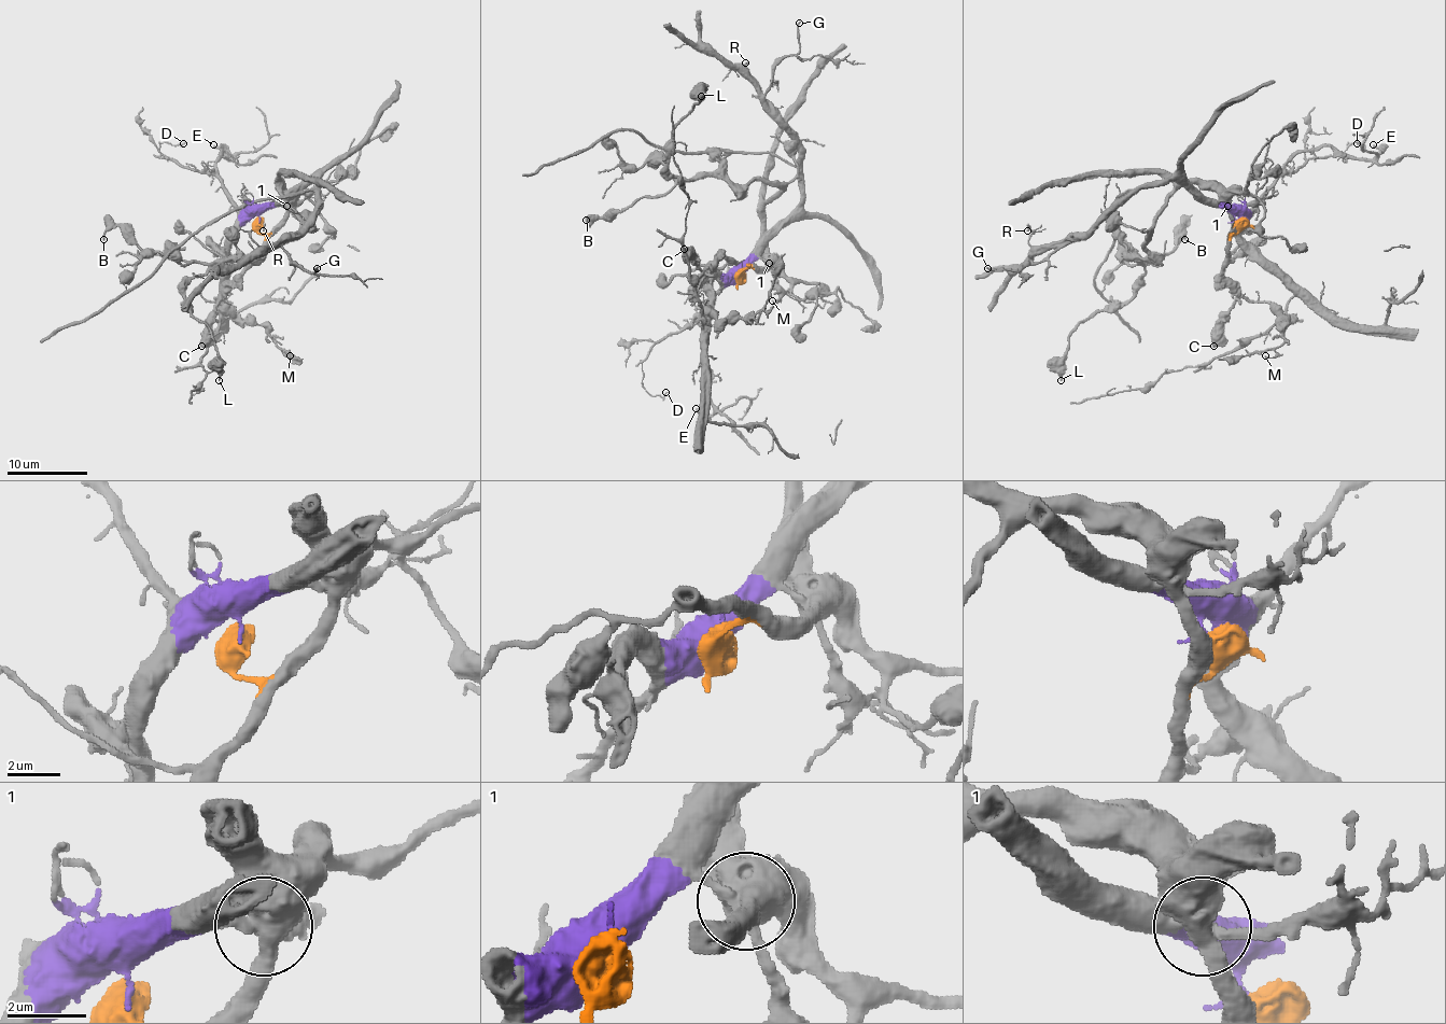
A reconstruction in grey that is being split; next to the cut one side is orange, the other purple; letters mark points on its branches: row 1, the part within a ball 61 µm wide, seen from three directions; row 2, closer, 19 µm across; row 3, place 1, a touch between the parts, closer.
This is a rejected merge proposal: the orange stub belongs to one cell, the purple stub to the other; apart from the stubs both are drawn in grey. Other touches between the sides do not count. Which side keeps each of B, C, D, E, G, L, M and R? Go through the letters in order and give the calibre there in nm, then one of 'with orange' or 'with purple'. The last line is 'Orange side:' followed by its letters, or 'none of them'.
B: 150 nm | with orange
C: 650 nm | with orange
D: 120 nm | with purple
E: 130 nm | with purple
G: 160 nm | with purple
L: 320 nm | with orange
M: 130 nm | with orange
R: 140 nm | with purple
Orange side: B, C, L, M

